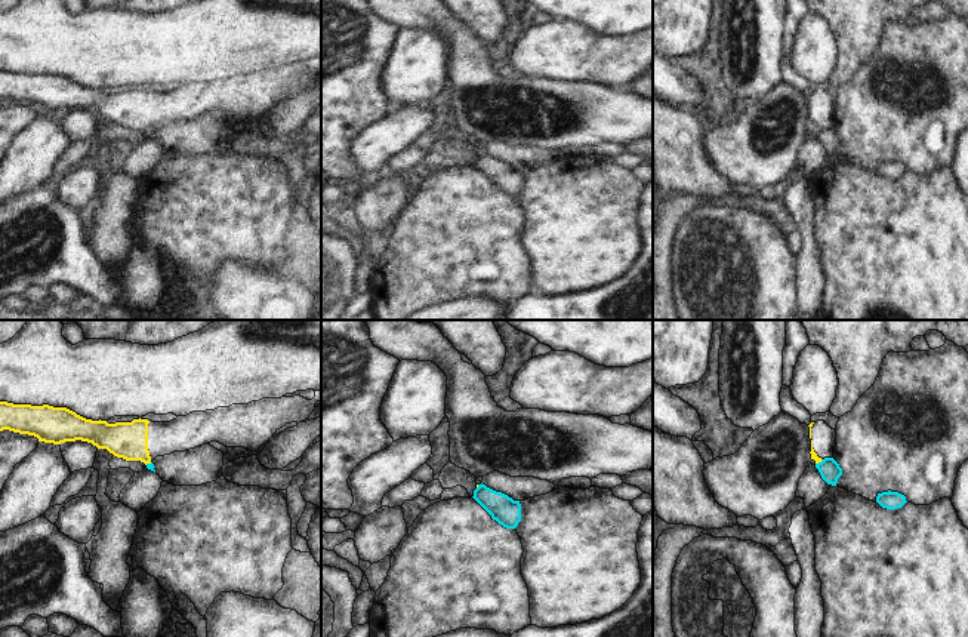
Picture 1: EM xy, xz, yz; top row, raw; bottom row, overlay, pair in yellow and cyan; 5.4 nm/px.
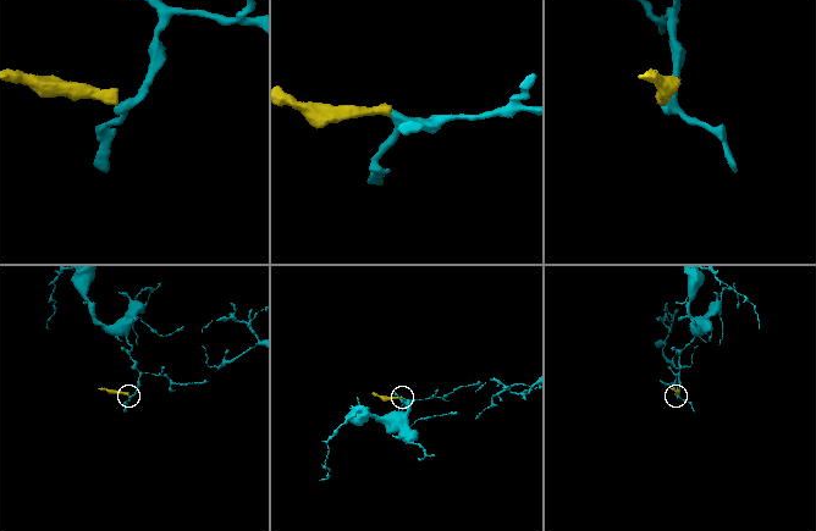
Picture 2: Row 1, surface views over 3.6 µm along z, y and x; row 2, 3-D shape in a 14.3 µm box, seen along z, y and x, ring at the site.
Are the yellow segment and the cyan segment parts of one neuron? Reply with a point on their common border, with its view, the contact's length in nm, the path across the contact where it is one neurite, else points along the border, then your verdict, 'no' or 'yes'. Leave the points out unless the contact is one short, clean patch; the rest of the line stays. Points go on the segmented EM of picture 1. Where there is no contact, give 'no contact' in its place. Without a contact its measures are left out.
meets yellow in yz at (819, 461); contact 50 nm long; border along yz (823, 459), (816, 464); no

